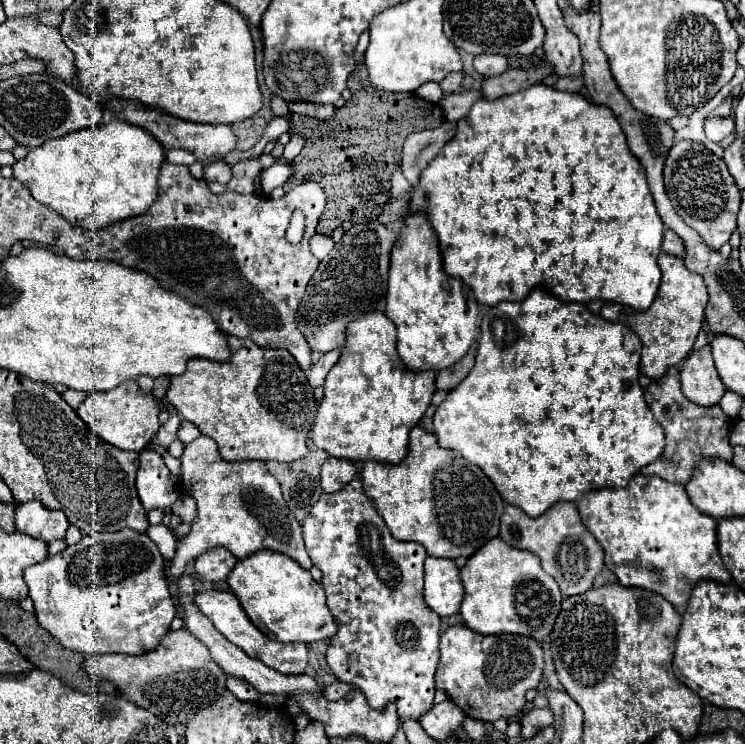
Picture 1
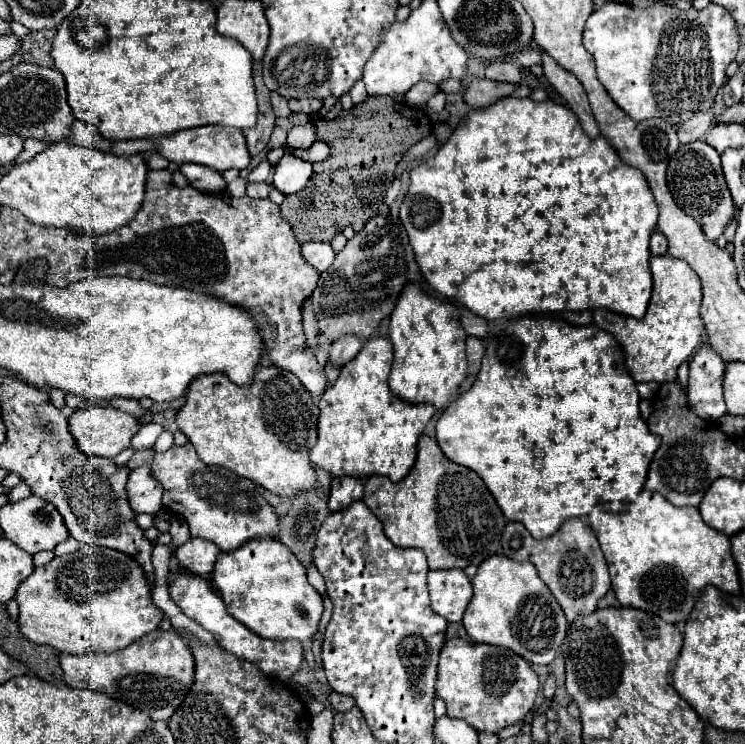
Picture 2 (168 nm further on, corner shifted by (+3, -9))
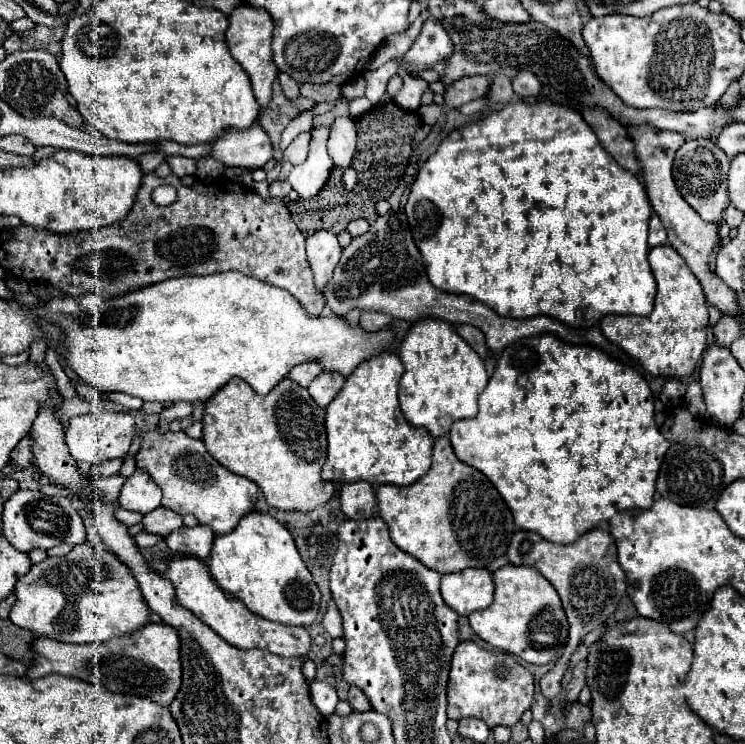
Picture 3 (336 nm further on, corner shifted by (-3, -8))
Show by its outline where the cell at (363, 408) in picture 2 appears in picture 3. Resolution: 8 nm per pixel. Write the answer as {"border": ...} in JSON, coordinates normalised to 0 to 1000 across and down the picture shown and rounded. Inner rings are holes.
{"border":[[[513,473],[489,484],[451,535],[438,546],[440,613],[432,626],[432,642],[443,648],[491,645],[497,651],[548,653],[566,642],[580,618],[583,589],[572,575],[553,573],[534,543],[534,511],[542,492],[532,473]]]}

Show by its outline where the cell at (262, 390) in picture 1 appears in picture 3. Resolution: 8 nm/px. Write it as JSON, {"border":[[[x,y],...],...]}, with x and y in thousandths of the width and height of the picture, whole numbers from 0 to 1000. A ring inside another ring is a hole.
{"border":[[[311,508],[295,527],[290,527],[279,540],[274,540],[271,559],[271,591],[298,626],[309,634],[322,637],[349,653],[354,669],[362,680],[373,685],[403,685],[416,688],[430,677],[438,677],[448,664],[448,648],[438,648],[430,632],[438,621],[438,575],[435,575],[435,548],[421,543],[411,522],[403,522],[389,508],[376,511],[362,530],[346,532],[328,511]]]}

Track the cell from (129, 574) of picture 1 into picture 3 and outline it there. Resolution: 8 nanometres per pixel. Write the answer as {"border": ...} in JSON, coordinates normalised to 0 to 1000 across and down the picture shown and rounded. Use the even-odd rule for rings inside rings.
{"border":[[[121,728],[99,734],[86,750],[62,750],[46,758],[35,774],[27,774],[19,798],[21,812],[13,820],[13,833],[21,841],[91,866],[145,863],[185,849],[201,828],[172,761],[150,742],[132,742]]]}

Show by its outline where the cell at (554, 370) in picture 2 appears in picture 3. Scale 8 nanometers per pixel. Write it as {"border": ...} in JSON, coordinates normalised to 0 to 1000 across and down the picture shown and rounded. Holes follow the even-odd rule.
{"border":[[[741,449],[698,454],[698,457],[682,462],[674,470],[671,484],[668,484],[668,489],[663,495],[663,503],[660,503],[652,524],[642,535],[642,548],[644,551],[642,551],[642,556],[636,562],[612,565],[607,570],[601,586],[604,586],[607,602],[609,602],[612,613],[615,613],[615,618],[620,618],[623,624],[644,632],[666,653],[666,659],[671,661],[671,667],[677,669],[682,683],[687,685],[690,702],[693,702],[695,710],[722,715],[736,728],[765,731],[779,718],[800,710],[808,699],[819,699],[824,688],[843,685],[843,683],[872,683],[875,680],[878,661],[881,661],[883,632],[886,632],[886,624],[889,624],[889,616],[891,616],[894,605],[899,602],[899,594],[881,575],[881,567],[878,567],[878,532],[875,532],[864,505],[851,492],[846,492],[840,487],[832,487],[824,478],[816,478],[816,473],[811,473],[805,468],[795,468],[789,462],[784,462],[784,465],[765,462],[765,460],[757,460],[754,454],[741,452]],[[698,503],[709,505],[706,519],[695,516]]]}

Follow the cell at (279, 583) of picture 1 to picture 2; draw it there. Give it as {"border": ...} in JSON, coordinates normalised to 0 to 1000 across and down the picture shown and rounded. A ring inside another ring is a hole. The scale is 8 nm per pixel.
{"border":[[[344,722],[309,743],[295,743],[285,767],[306,824],[357,859],[411,862],[427,851],[432,805],[411,778],[411,762],[368,722]]]}

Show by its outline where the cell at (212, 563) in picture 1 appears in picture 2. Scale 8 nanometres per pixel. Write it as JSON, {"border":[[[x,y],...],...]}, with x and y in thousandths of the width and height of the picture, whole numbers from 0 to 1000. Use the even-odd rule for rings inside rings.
{"border":[[[252,724],[247,733],[234,738],[234,749],[242,754],[242,759],[250,767],[271,776],[282,776],[293,746],[295,738],[277,724]]]}

